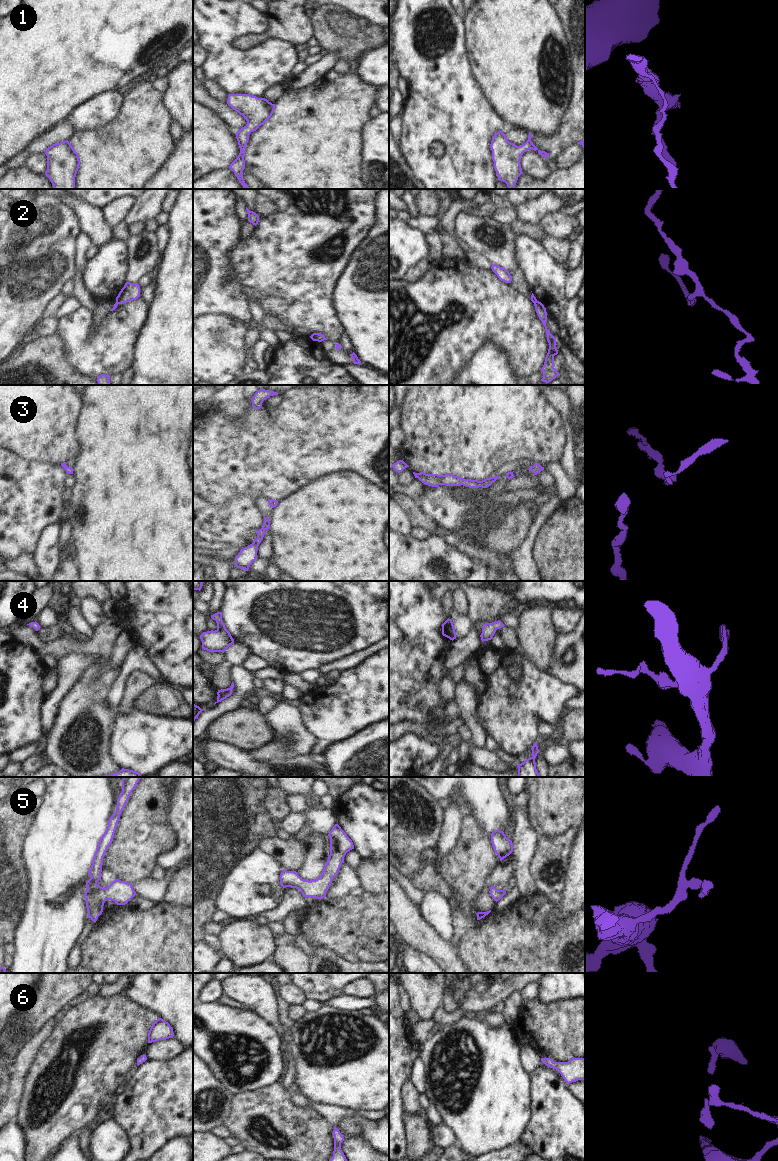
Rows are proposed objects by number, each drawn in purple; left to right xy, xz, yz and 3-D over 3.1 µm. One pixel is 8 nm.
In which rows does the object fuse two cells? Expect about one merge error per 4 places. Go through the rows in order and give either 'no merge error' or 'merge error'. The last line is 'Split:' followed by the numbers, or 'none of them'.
1: no merge error
2: merge error
3: no merge error
4: no merge error
5: no merge error
6: no merge error
Split: 2

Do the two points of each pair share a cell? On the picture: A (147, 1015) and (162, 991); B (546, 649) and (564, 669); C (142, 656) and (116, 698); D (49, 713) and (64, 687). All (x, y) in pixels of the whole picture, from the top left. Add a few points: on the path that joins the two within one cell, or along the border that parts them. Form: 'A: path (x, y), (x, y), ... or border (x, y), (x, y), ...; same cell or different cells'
A: border (130, 998), (153, 1009), (161, 1017); different cells
B: border (558, 635), (550, 672); different cells
C: path (131, 665), (122, 675), (117, 687); same cell
D: path (50, 707), (52, 700), (59, 693); same cell

